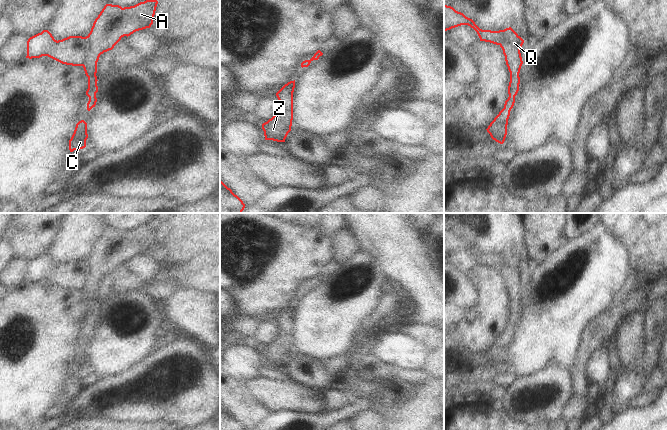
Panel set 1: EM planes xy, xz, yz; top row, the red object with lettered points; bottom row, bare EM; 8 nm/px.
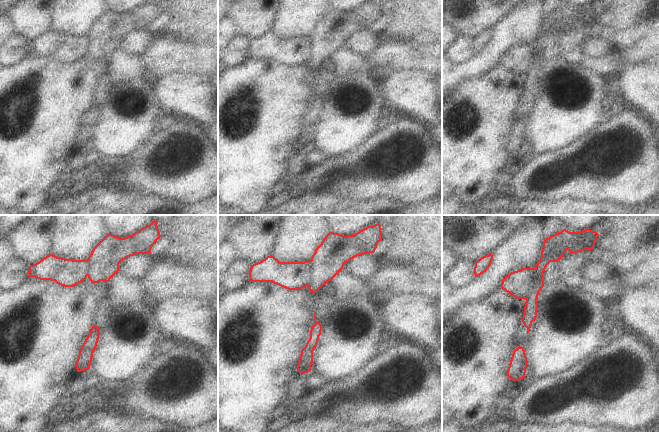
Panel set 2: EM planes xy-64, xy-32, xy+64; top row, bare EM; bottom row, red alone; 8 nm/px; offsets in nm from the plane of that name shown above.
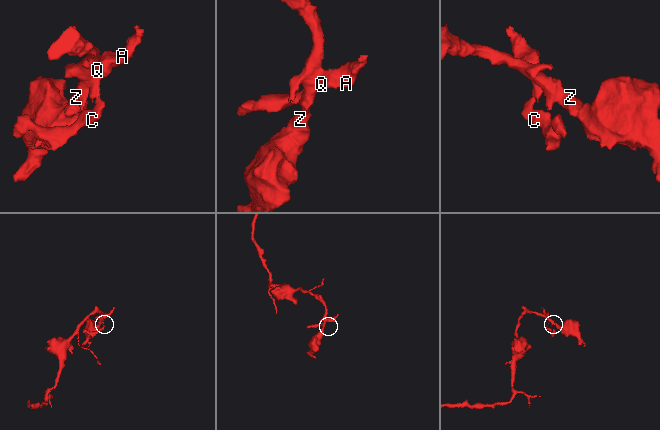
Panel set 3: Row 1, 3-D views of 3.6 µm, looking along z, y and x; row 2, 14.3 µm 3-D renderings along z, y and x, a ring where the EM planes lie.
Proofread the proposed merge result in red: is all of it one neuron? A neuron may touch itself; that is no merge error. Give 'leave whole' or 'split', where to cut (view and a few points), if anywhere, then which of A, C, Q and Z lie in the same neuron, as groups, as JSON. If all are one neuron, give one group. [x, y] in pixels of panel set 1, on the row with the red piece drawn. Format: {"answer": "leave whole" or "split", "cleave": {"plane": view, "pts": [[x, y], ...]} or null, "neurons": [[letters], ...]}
{"answer": "leave whole", "cleave": null, "neurons": [["A", "C", "Q", "Z"]]}

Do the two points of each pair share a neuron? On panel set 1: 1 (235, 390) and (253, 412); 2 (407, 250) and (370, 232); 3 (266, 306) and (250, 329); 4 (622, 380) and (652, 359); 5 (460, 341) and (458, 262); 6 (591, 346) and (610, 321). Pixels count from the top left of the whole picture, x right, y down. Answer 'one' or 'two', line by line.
1: one
2: one
3: two
4: one
5: two
6: one

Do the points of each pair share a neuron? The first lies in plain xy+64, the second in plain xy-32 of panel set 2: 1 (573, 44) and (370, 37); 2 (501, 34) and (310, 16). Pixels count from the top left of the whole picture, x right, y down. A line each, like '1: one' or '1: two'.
1: two
2: one

